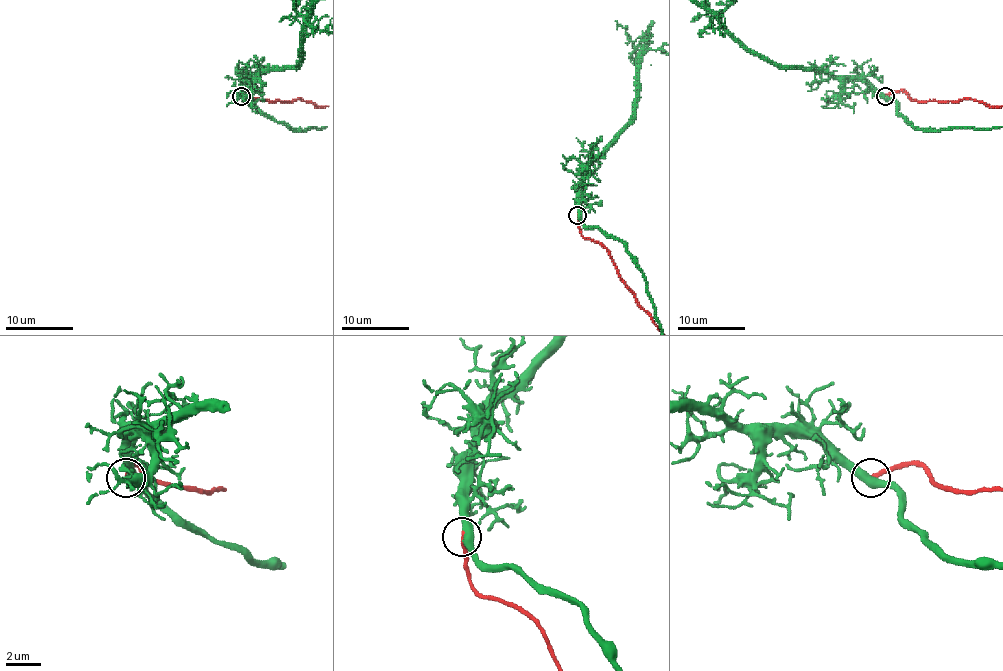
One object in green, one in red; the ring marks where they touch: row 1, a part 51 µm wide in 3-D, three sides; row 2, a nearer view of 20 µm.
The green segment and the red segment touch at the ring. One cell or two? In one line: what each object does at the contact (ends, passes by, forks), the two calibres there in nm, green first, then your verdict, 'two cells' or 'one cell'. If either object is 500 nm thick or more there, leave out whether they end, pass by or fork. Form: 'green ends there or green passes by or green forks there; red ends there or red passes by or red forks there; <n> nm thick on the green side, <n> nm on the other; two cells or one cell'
green passes by; red ends there; 480 nm thick on the green side, 240 nm on the other; one cell

